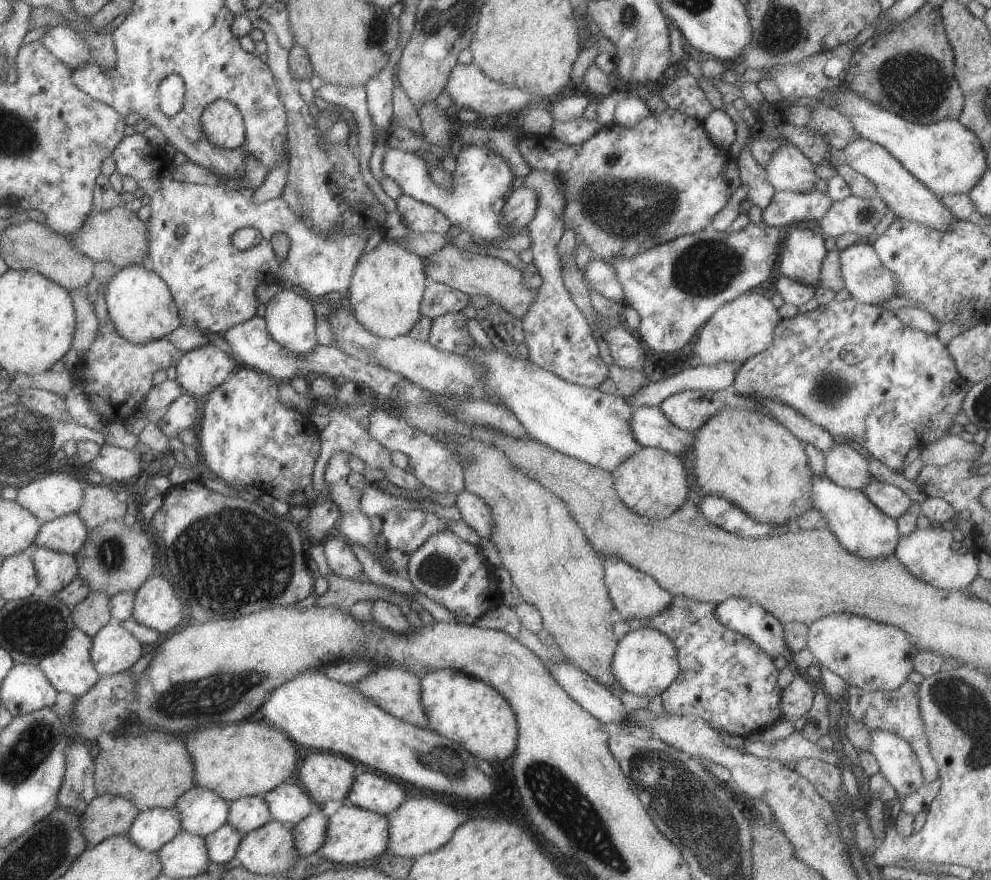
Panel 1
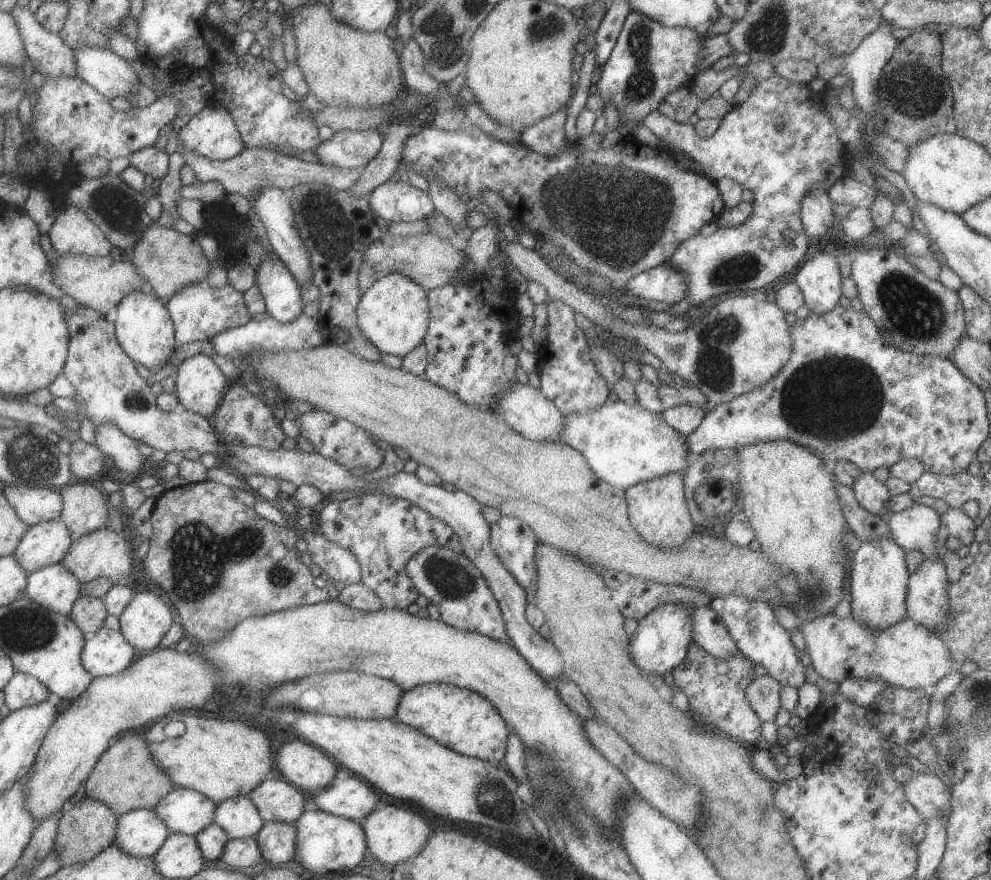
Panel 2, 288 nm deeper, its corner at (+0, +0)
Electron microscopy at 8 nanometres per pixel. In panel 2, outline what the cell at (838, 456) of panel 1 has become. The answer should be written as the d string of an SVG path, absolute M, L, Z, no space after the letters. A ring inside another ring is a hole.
M861 472L853 484L851 484L851 490L855 494L855 500L859 502L859 506L863 506L867 512L887 520L885 516L885 506L887 502L893 498L891 492L887 490L887 486L879 480L875 480L873 472Z

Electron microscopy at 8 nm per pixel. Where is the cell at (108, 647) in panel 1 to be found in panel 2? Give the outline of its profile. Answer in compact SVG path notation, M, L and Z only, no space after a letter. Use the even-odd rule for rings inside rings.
M99 628L85 640L81 650L81 664L93 676L113 676L133 664L133 646L121 632Z

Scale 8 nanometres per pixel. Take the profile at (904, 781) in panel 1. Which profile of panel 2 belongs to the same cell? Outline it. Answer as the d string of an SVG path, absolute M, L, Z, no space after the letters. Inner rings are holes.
M913 772L909 780L901 784L905 800L923 816L935 816L939 812L951 812L951 796L943 782L935 774Z

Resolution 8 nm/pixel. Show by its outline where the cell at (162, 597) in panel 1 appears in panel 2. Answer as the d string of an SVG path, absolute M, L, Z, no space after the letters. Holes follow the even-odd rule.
M139 592L119 616L119 632L137 650L155 650L177 616L167 598L155 592Z

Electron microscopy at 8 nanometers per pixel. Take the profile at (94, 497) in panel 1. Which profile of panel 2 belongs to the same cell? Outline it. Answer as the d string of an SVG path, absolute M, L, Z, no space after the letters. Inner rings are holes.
M75 480L61 488L61 496L63 510L57 520L67 526L71 536L81 538L107 526L109 498L97 484Z

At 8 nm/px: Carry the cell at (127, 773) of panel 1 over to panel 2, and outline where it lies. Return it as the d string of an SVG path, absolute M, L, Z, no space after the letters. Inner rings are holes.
M127 734L117 738L101 754L93 772L81 788L81 796L87 796L95 802L103 802L117 816L123 816L133 810L153 810L171 790L175 790L175 784L163 772L163 768L157 766L147 742L137 734Z

